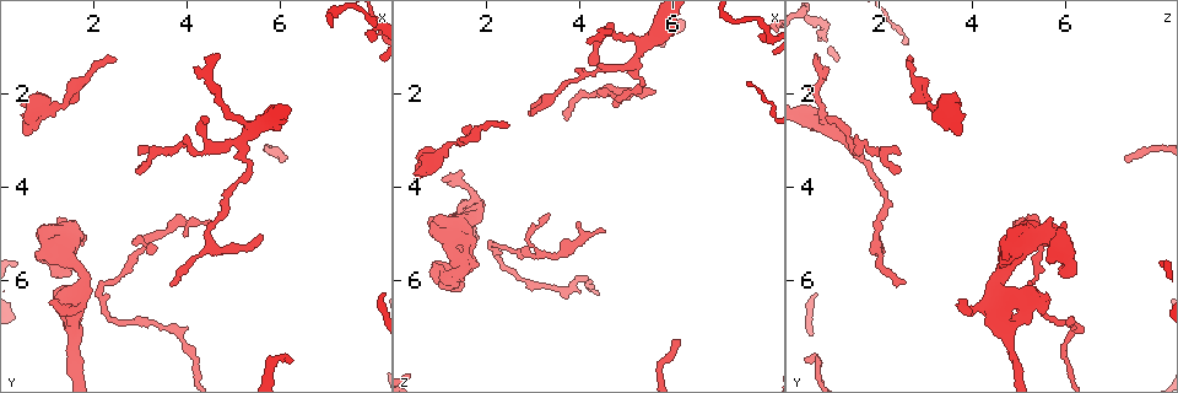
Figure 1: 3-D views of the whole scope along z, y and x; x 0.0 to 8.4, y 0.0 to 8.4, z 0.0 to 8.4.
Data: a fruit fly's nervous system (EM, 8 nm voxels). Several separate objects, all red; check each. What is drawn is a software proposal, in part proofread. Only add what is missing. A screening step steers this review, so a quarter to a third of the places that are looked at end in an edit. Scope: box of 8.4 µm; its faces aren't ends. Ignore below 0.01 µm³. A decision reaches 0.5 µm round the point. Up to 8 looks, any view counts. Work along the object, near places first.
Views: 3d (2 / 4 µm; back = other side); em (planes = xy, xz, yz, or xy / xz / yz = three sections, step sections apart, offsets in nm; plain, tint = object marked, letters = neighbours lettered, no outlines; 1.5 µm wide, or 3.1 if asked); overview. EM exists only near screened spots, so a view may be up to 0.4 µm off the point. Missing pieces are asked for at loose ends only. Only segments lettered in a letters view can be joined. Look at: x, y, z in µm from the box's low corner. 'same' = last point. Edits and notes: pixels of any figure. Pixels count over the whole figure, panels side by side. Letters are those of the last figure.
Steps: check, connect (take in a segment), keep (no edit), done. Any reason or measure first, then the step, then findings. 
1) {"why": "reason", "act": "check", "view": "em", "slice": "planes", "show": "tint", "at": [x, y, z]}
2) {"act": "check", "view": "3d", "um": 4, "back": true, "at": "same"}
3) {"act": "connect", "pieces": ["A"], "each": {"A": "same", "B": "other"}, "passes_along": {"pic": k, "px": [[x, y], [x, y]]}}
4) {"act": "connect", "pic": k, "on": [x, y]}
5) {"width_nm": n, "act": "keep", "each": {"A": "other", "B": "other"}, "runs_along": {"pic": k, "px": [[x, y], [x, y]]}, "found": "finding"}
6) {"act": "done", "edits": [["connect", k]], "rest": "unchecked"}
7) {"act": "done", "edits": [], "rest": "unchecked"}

{"act": "check", "view": "em", "slice": "xz", "step": 8, "show": "letters", "at": [2.50, 1.30, 2.65]}

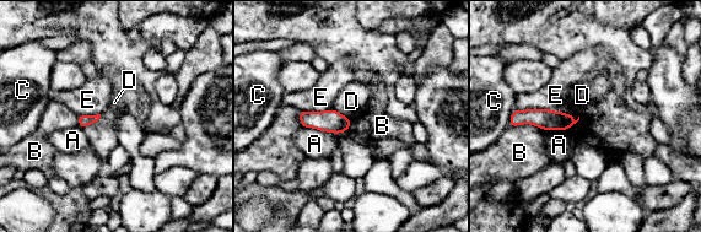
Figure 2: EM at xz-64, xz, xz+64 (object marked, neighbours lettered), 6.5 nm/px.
{"act": "check", "view": "em", "slice": "planes", "show": "letters", "at": "same"}

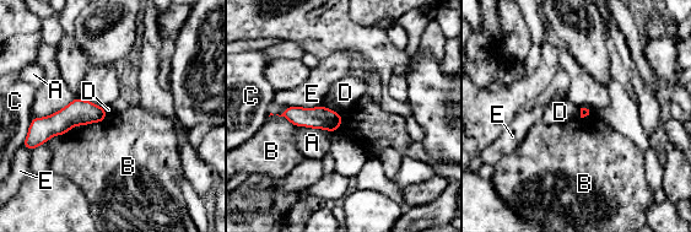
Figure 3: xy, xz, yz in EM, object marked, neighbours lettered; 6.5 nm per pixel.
{"act": "keep", "each": {"A": "other", "B": "other", "C": "other", "D": "other", "E": "other"}, "runs_along": {"pic": 3, "px": [[102, 111], [34, 122]]}, "found": "no lettered segment goes on from it"}

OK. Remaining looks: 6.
{"why": "tapers out", "act": "check", "view": "3d", "um": 4, "at": [3.90, 5.00, 4.80]}

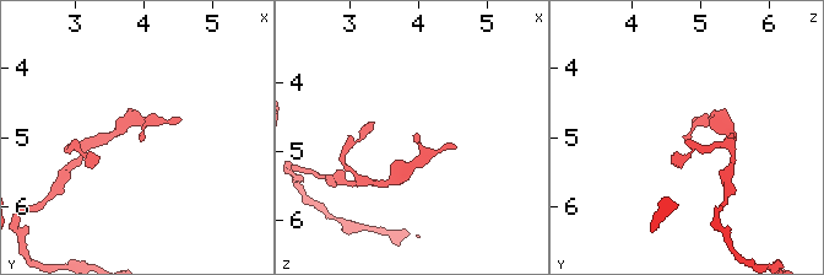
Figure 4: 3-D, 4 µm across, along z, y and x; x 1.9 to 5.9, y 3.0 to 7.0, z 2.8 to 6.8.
{"why": "now the EM", "act": "check", "view": "em", "slice": "xz", "step": 8, "show": "tint", "at": [3.95, 5.05, 4.75]}

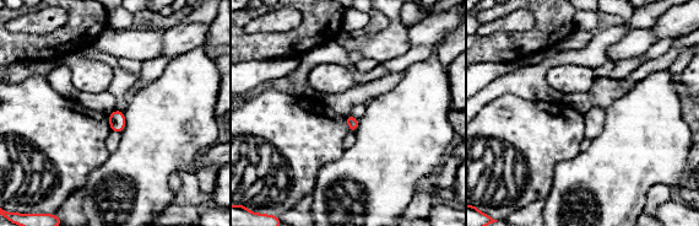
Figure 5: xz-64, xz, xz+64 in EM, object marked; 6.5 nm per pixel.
{"act": "check", "view": "em", "slice": "xy", "step": 4, "show": "letters", "at": "same"}

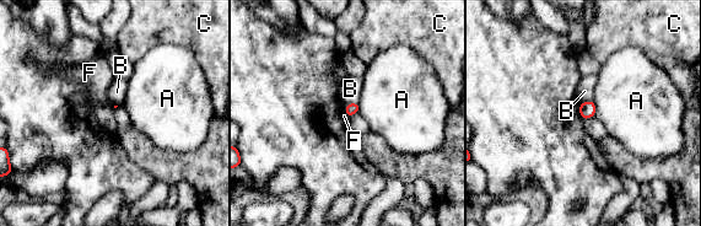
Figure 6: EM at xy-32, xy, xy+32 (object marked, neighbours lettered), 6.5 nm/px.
{"longest_contact_nm": ["A", 110], "act": "keep", "each": {"A": "other", "B": "other", "C": "other", "F": "other"}, "border": {"pic": 6, "px": [[344, 106], [344, 112], [349, 118]]}, "found": "no lettered segment goes on from it"}

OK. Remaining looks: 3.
{"why": "an open end", "act": "check", "view": "em", "slice": "xz", "step": 8, "show": "letters", "at": [3.70, 6.05, 2.55]}

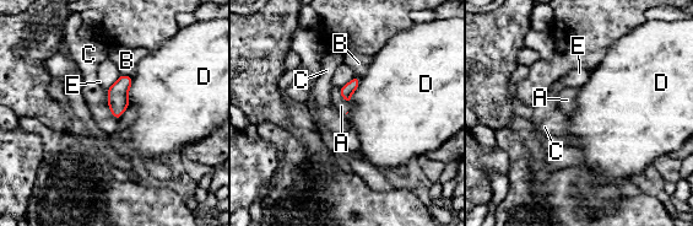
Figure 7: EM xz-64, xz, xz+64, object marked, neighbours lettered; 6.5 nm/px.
{"width_nm": 90, "longest_contact_nm": ["C", 220], "act": "connect", "pieces": ["A"], "each": {"A": "same", "B": "other", "C": "other", "D": "other", "E": "other"}, "found": "it goes on there"}

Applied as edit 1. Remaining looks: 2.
{"act": "done", "edits": [["connect", 7]], "rest": "unchecked"}

